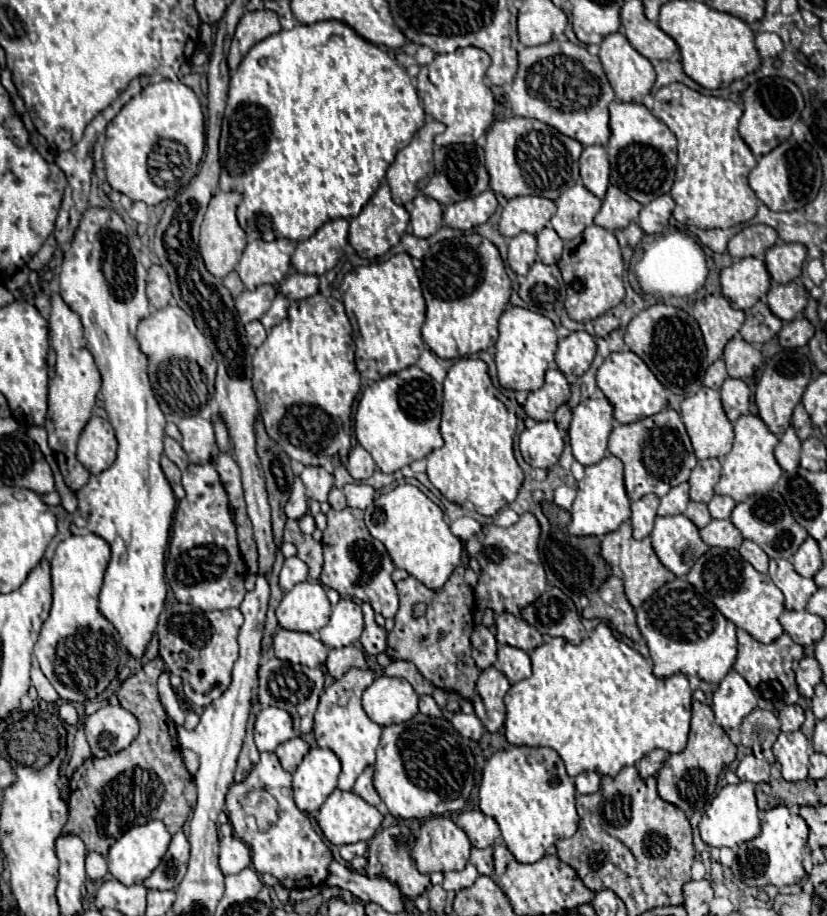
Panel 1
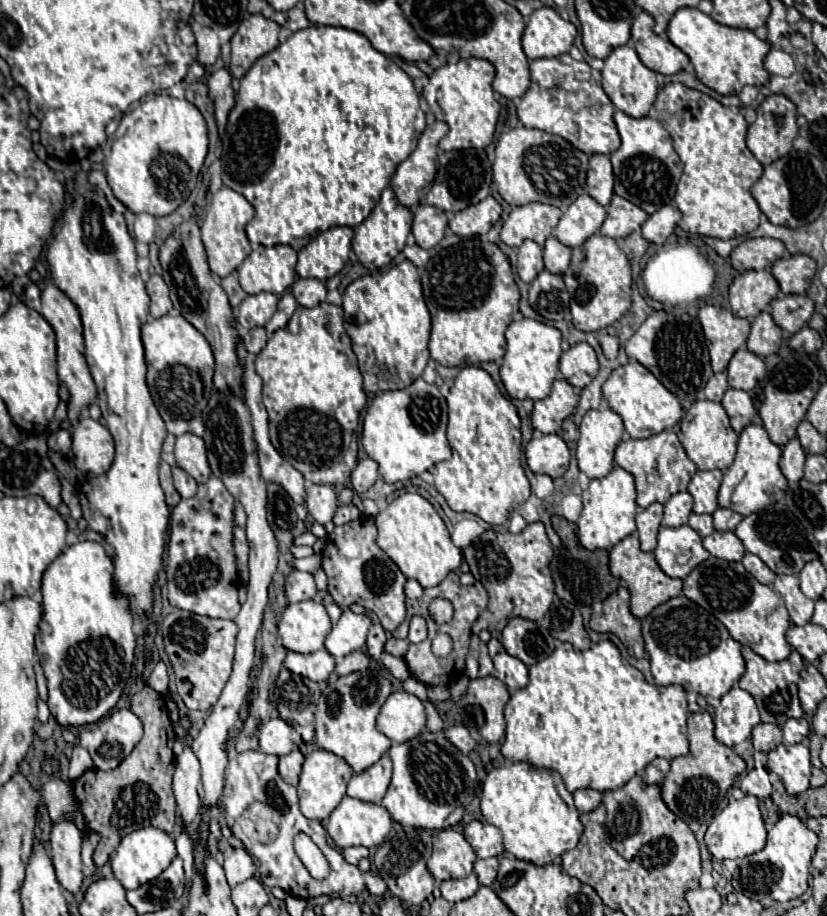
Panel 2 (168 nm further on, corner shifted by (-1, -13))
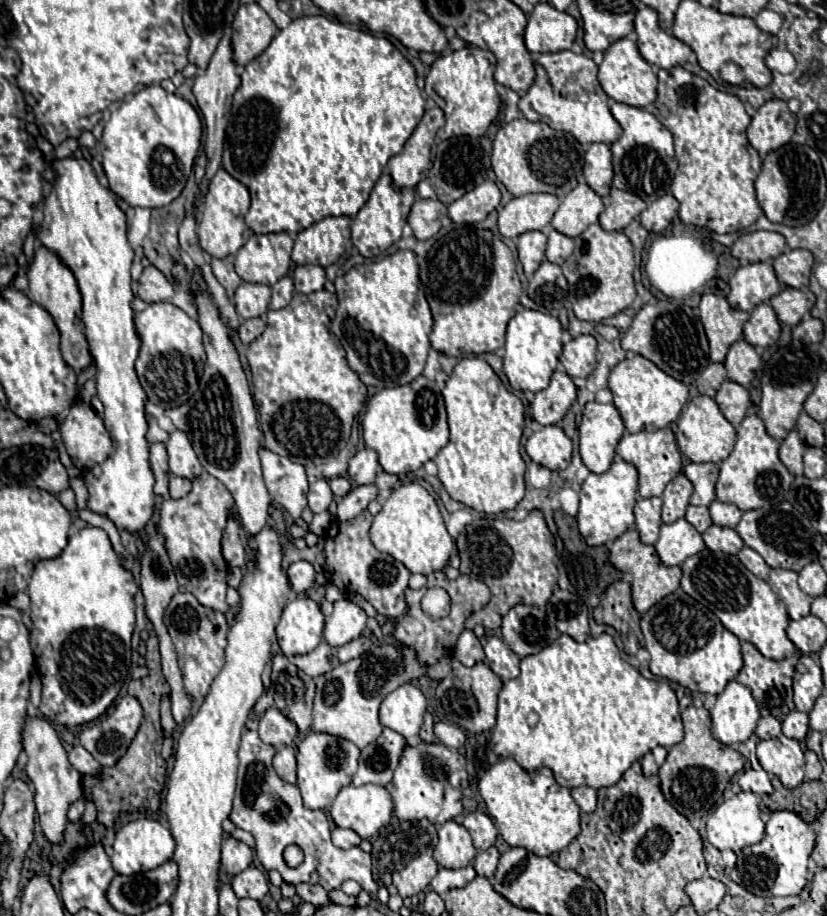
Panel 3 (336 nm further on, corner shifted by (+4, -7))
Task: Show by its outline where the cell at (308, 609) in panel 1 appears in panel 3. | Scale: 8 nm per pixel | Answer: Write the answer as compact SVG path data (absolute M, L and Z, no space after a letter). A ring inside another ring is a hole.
M307 596L293 598L277 624L277 640L287 656L311 652L323 636L325 618L317 602Z

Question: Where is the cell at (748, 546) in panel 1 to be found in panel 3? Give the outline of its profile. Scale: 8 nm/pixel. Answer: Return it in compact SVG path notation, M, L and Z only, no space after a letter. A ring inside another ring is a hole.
M743 546L741 548L741 552L737 554L737 558L741 560L741 564L745 566L745 568L749 568L757 578L763 578L763 580L767 580L769 578L769 572L771 572L771 568L765 564L765 560L755 552L755 550L751 550L749 546Z

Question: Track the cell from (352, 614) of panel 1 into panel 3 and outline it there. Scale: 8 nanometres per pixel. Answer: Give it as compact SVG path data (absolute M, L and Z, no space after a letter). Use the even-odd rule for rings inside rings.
M339 600L333 606L335 610L325 622L323 638L329 646L343 646L363 634L367 628L367 614L349 600Z

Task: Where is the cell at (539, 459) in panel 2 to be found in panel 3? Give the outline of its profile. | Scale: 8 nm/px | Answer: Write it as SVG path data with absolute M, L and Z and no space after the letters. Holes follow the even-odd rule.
M543 426L525 444L529 458L549 470L565 470L571 464L573 444L559 426Z

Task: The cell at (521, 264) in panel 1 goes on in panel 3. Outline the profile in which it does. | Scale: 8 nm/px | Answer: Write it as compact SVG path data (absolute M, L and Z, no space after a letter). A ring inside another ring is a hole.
M525 232L519 236L517 252L527 278L533 276L533 272L539 268L545 256L545 242L547 242L547 236L543 232Z

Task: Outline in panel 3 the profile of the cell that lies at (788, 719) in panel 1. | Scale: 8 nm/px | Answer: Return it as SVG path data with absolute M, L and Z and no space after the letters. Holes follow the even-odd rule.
M791 710L783 720L783 734L787 738L803 740L807 736L807 732L809 732L809 716L799 710Z

